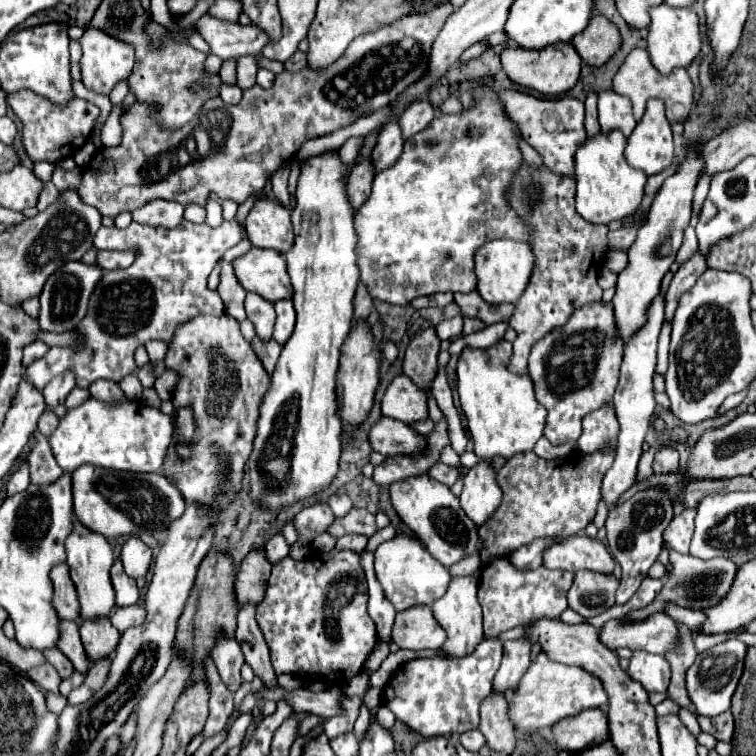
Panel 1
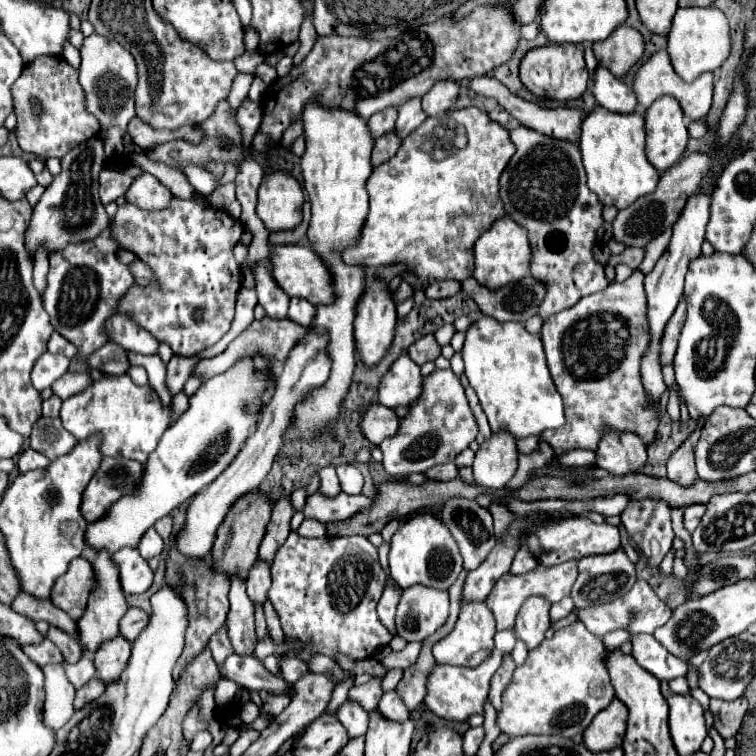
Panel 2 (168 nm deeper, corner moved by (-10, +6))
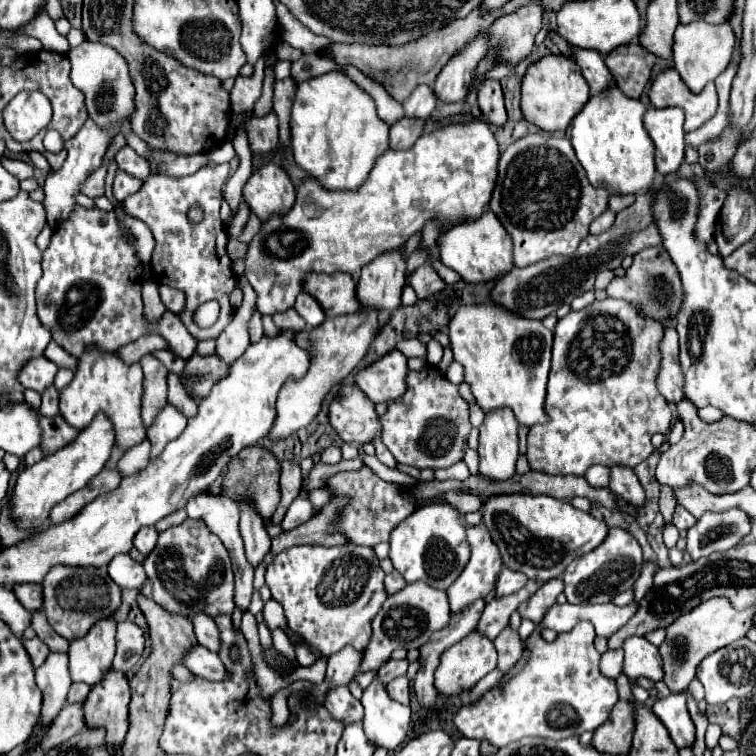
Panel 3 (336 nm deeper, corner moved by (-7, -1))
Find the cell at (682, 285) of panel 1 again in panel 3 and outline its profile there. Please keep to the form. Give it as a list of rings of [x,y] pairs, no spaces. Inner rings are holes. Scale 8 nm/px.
[[[668,327],[664,331],[660,353],[662,353],[662,367],[658,375],[658,387],[660,387],[660,393],[672,405],[676,405],[680,403],[680,399],[686,399],[686,395],[684,395],[684,375],[678,359],[678,333],[674,327]]]

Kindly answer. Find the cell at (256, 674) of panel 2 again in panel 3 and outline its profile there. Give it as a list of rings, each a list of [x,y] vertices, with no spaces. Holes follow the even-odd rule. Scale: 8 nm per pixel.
[[[200,645],[190,647],[190,651],[186,651],[182,665],[188,667],[194,675],[200,675],[208,681],[222,681],[224,677],[228,677],[224,665],[220,663],[220,657]]]

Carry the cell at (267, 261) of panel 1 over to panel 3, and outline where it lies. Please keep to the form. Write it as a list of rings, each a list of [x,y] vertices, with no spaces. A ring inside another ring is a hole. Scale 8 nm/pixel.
[[[342,271],[332,275],[308,275],[304,291],[316,297],[328,317],[356,313],[362,307],[356,297],[354,275],[344,275]]]

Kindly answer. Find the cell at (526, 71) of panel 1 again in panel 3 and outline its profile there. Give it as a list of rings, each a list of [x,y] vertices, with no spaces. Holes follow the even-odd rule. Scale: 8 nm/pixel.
[[[548,55],[528,67],[522,79],[522,115],[542,131],[564,131],[574,115],[588,101],[588,83],[580,75],[578,65],[562,55]]]

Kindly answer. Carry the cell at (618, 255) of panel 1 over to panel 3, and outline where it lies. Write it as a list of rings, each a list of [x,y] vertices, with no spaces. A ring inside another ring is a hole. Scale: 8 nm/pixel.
[[[604,299],[592,305],[570,311],[558,321],[554,329],[552,347],[552,369],[548,379],[548,393],[544,401],[544,411],[550,421],[532,427],[528,433],[528,465],[534,471],[548,475],[576,475],[582,477],[588,467],[600,463],[606,467],[624,465],[636,467],[652,451],[650,437],[654,433],[666,433],[672,423],[672,411],[668,401],[660,395],[656,387],[656,375],[660,371],[660,339],[664,327],[660,321],[640,317],[636,307],[624,299]]]

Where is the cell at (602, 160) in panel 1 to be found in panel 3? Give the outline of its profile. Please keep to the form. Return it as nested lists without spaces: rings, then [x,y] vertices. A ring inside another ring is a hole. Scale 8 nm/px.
[[[616,85],[604,95],[590,95],[582,111],[572,119],[572,147],[588,181],[594,187],[606,187],[616,195],[634,195],[646,191],[654,183],[654,147],[642,125],[646,107],[626,97]]]

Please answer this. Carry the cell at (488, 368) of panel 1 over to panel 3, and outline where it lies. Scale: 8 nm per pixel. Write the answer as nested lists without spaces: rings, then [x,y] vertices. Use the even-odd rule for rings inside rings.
[[[494,301],[472,303],[458,307],[456,315],[452,315],[448,337],[454,359],[464,367],[466,383],[482,411],[510,407],[518,423],[526,427],[548,421],[544,399],[554,333],[546,329],[542,321],[524,319]]]

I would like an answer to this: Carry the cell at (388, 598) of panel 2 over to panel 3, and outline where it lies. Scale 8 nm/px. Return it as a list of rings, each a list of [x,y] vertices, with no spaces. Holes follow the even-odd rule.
[[[392,571],[390,575],[386,575],[386,593],[392,595],[396,591],[400,591],[404,587],[404,577],[398,573],[398,571]]]

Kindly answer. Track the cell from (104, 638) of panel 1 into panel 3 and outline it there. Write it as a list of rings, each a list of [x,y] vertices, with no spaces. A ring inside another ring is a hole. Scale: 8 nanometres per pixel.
[[[114,669],[92,687],[84,701],[84,723],[86,727],[106,729],[106,745],[110,753],[118,749],[128,731],[128,703],[128,679]]]

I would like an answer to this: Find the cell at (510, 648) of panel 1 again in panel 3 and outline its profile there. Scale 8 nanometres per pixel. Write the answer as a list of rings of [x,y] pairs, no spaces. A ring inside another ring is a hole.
[[[552,579],[548,583],[542,583],[540,589],[528,601],[520,603],[520,607],[518,607],[520,615],[538,625],[542,615],[556,601],[556,597],[558,597],[558,593],[562,593],[562,589],[564,589],[564,581],[562,579]]]

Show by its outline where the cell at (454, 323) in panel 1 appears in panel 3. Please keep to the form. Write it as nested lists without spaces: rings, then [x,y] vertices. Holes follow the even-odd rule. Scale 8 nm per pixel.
[[[430,339],[430,343],[426,345],[428,347],[428,355],[426,355],[426,361],[432,363],[432,365],[438,365],[440,359],[442,359],[442,345],[436,341],[436,339]]]

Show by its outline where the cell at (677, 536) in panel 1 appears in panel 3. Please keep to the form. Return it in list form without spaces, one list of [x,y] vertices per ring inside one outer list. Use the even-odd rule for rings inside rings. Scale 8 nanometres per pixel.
[[[676,505],[676,511],[674,511],[672,521],[674,521],[674,525],[676,525],[680,531],[690,529],[690,527],[696,523],[694,515],[692,515],[692,513],[688,513],[688,511],[686,511],[684,507],[680,507],[680,505]]]

